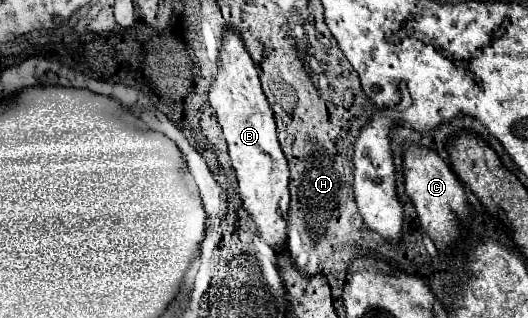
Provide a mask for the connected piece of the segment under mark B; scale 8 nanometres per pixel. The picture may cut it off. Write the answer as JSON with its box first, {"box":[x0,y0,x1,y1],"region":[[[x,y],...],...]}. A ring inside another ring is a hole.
{"box":[209,30,289,252],"region":[[[231,30],[225,34],[219,62],[219,72],[209,90],[209,102],[217,112],[217,120],[229,144],[229,156],[237,174],[243,208],[251,214],[261,238],[275,252],[283,252],[287,248],[285,218],[289,212],[289,168],[277,142],[273,110],[261,90],[255,64],[239,34]]]}

